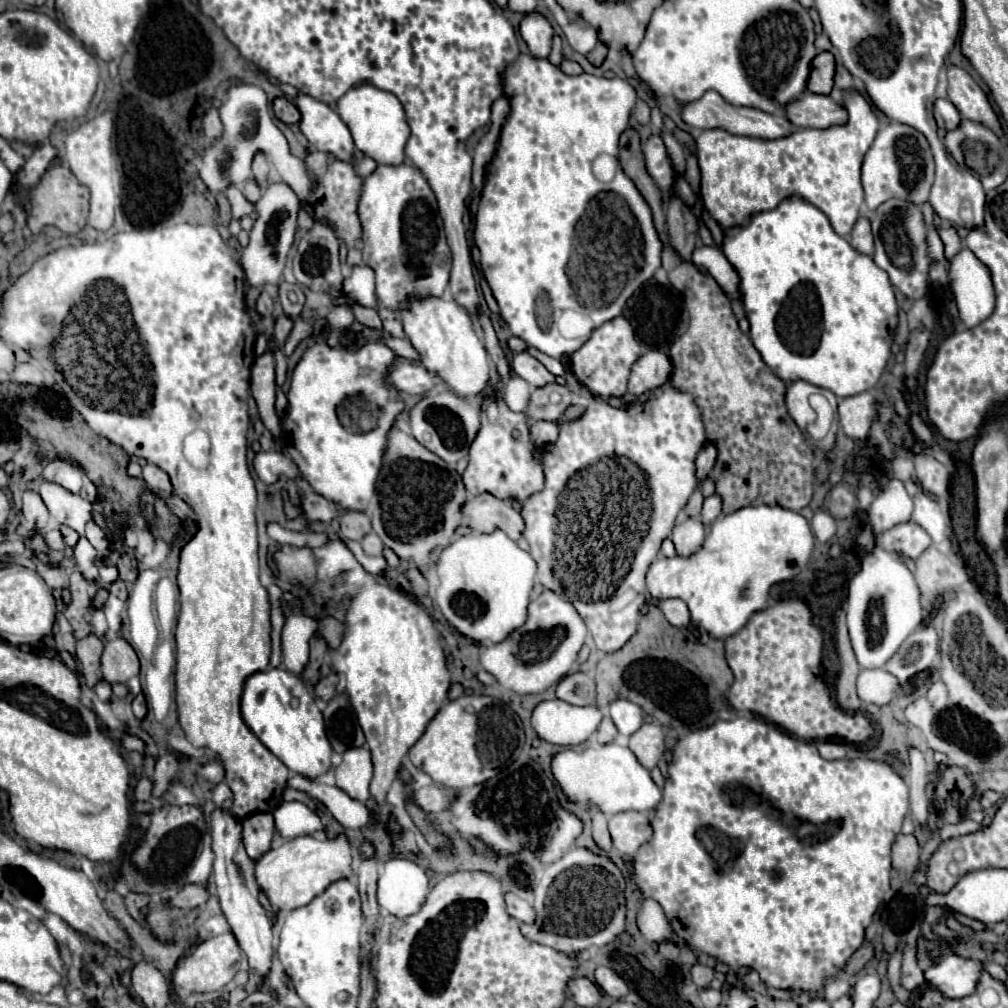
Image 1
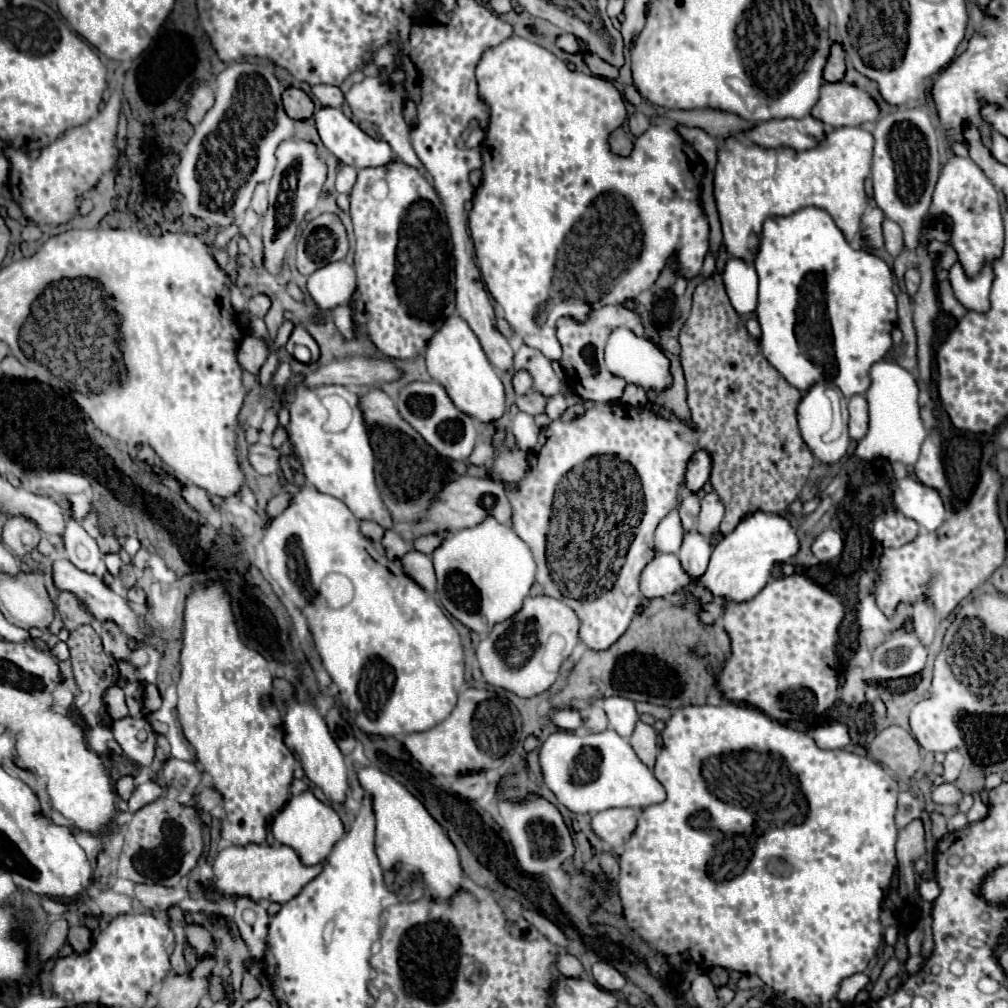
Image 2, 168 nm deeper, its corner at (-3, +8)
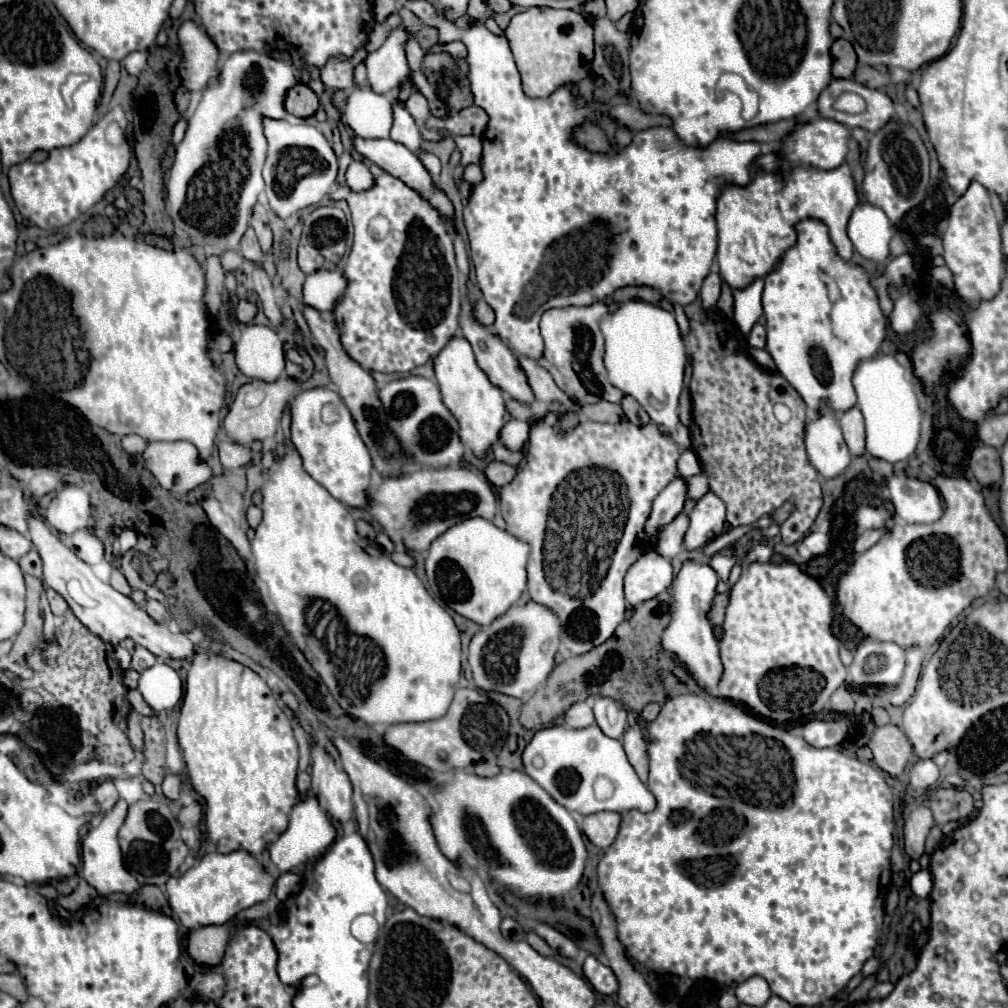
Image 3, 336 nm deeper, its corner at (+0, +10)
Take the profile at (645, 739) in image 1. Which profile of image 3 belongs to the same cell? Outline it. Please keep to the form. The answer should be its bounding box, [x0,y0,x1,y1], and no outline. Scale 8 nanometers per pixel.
[623,712,649,782]

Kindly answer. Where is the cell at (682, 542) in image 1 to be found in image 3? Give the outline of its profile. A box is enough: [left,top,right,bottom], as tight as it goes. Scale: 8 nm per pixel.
[661,560,723,690]

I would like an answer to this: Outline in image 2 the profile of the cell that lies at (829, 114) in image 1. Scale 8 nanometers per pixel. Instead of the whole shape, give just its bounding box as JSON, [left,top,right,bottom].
[812,82,880,128]

